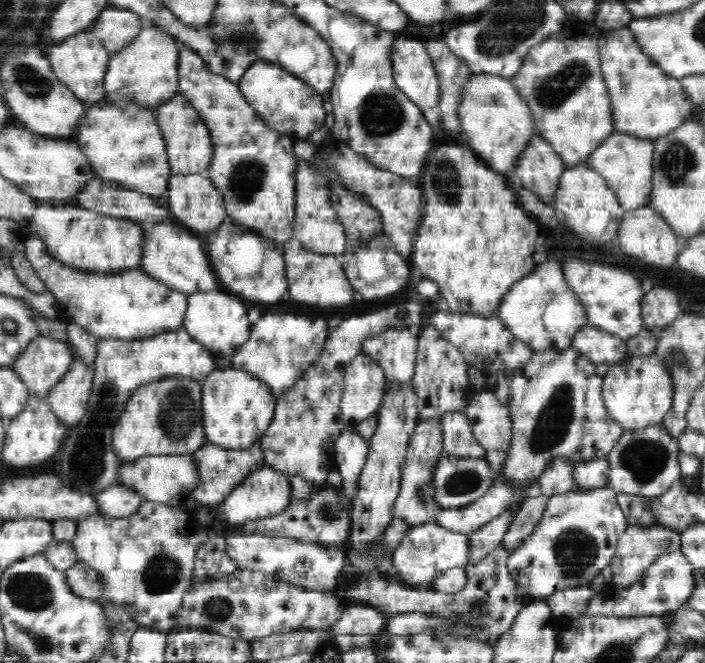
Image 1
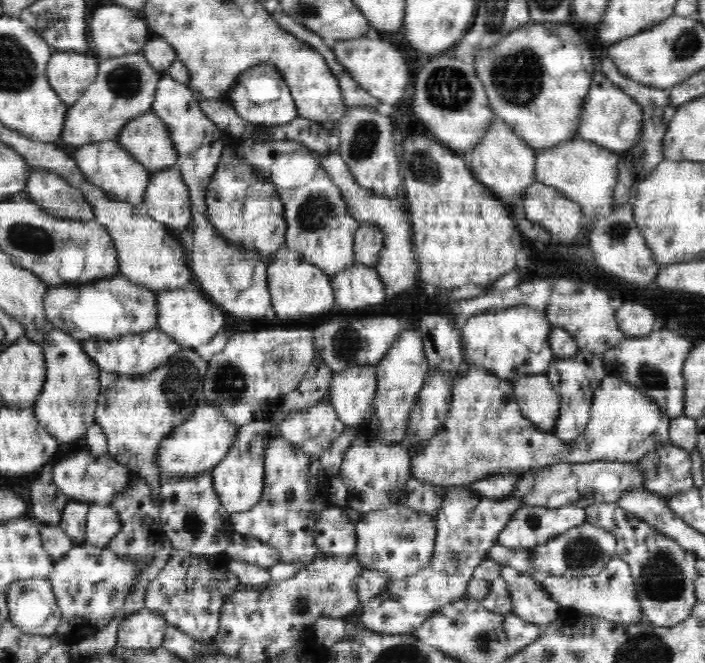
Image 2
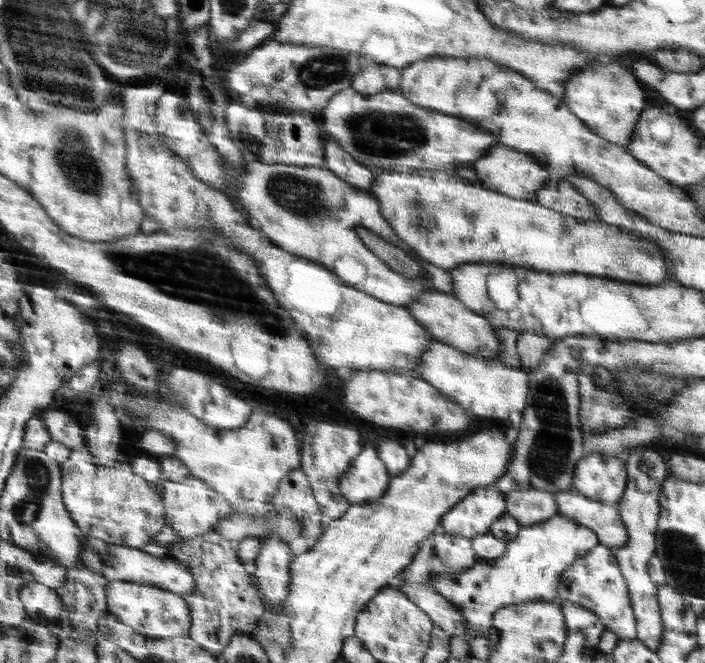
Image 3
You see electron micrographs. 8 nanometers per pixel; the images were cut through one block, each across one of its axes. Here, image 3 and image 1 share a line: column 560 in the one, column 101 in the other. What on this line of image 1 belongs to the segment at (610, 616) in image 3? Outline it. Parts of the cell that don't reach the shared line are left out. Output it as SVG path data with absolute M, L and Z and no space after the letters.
M78 562L65 571L65 575L69 588L76 596L88 597L90 600L96 601L102 598L103 586L100 574L97 574L88 565Z

